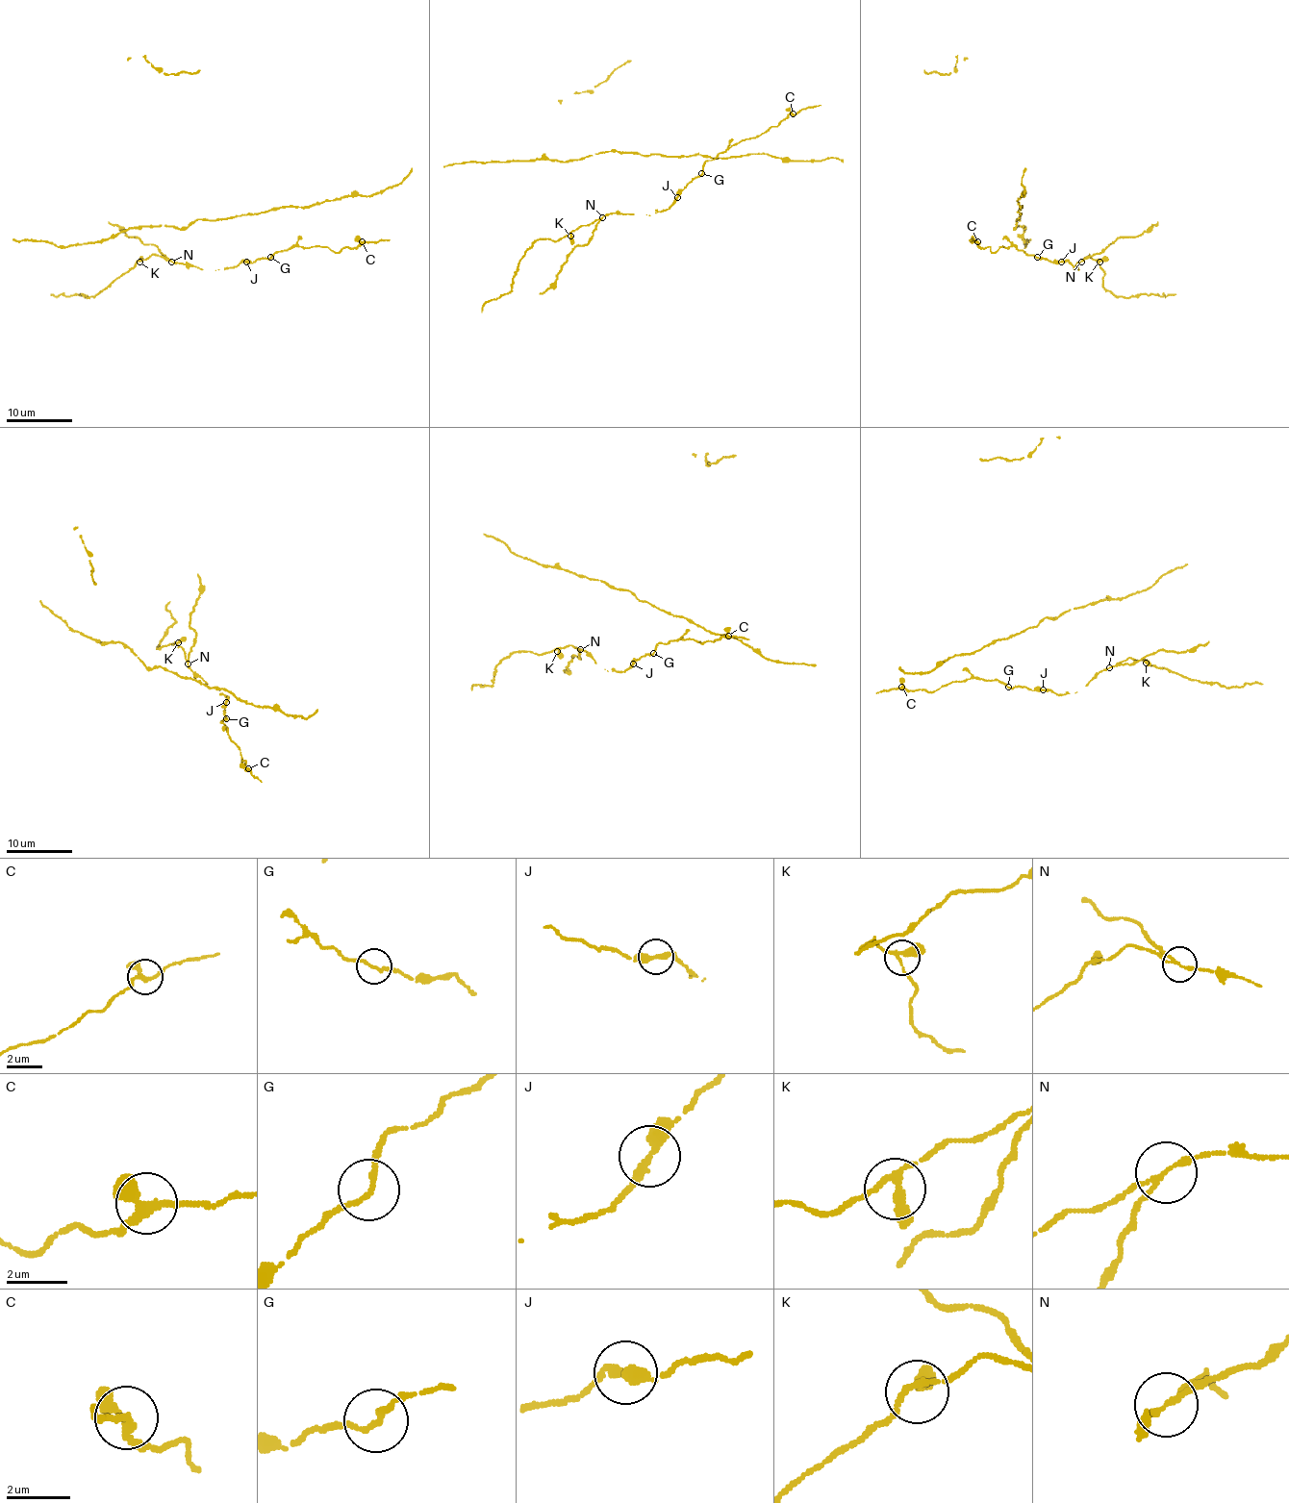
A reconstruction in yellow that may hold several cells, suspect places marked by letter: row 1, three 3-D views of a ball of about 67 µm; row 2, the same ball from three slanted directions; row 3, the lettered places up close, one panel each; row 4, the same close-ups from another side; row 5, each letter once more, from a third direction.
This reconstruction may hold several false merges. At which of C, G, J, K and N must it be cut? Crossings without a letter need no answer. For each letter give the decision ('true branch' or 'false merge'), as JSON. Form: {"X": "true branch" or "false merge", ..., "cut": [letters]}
{"C": "true branch", "G": "true branch", "J": "true branch", "K": "true branch", "N": "false merge", "cut": ["N"]}

